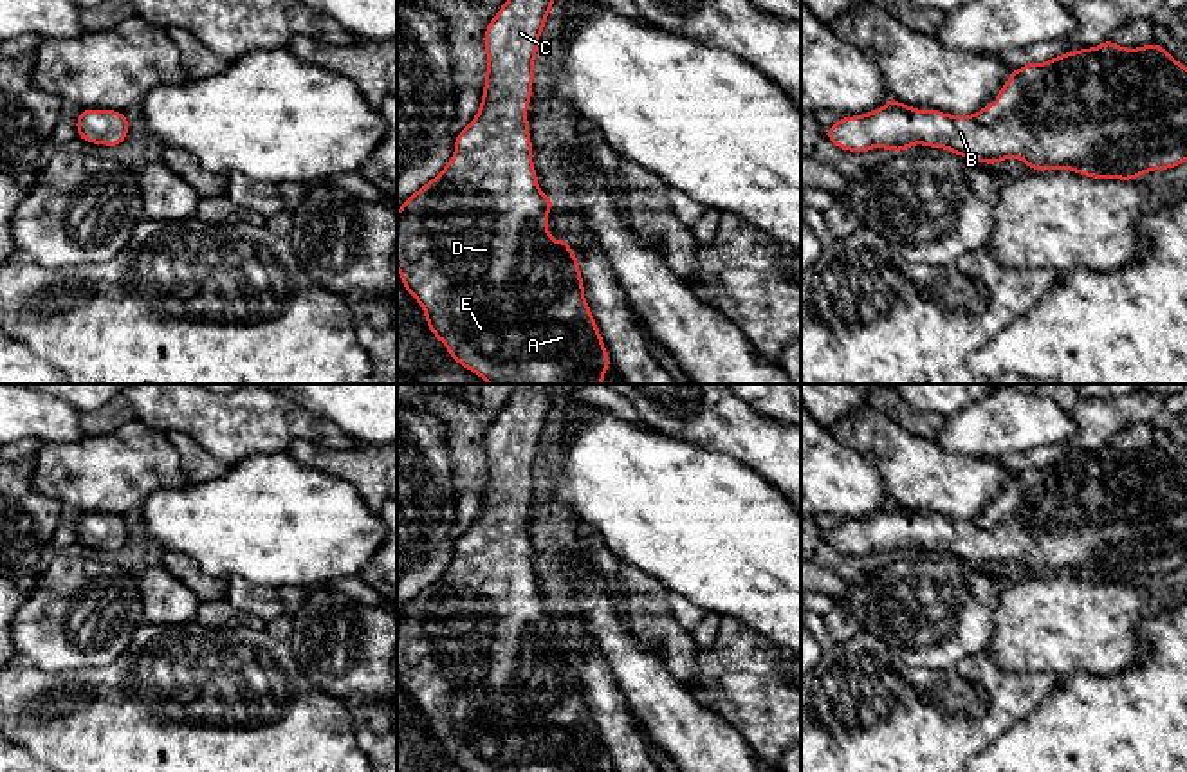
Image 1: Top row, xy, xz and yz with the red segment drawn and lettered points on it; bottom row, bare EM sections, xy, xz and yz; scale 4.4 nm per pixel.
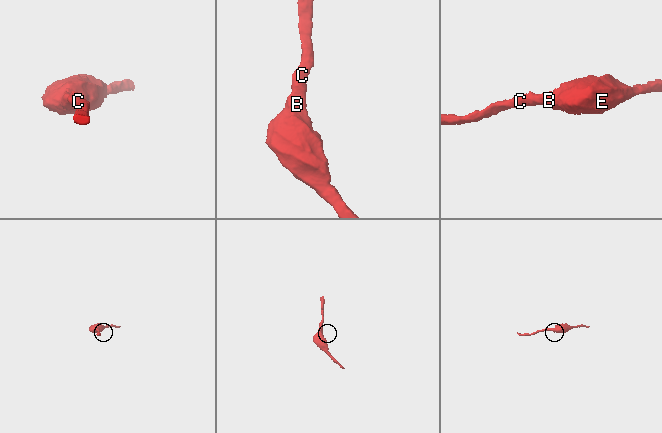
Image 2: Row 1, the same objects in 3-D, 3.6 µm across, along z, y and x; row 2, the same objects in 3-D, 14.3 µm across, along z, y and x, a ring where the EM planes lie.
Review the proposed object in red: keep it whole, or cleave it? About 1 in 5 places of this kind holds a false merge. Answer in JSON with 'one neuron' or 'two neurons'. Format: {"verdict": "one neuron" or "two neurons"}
{"verdict": "one neuron"}

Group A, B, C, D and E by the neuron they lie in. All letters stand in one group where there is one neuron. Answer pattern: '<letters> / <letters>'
A B C D E

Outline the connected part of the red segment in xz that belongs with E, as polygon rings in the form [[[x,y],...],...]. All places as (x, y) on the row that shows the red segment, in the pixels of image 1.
[[[507,0],[494,14],[483,32],[487,74],[483,76],[485,88],[476,117],[456,135],[455,153],[442,171],[417,189],[409,198],[402,200],[397,213],[397,269],[408,294],[419,301],[426,314],[426,325],[431,334],[442,341],[449,355],[476,373],[489,384],[603,384],[604,373],[610,368],[606,346],[584,298],[583,276],[579,260],[574,254],[568,240],[552,240],[548,234],[547,213],[556,206],[538,186],[538,175],[532,162],[532,141],[529,133],[527,106],[532,97],[534,58],[538,41],[545,29],[547,16],[554,7],[554,0]]]

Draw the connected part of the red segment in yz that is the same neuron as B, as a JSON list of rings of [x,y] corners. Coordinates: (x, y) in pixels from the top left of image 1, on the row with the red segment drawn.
[[[1106,40],[1012,70],[998,101],[974,115],[916,110],[889,97],[879,110],[839,119],[826,128],[826,137],[833,146],[859,153],[924,144],[972,162],[998,166],[1016,157],[1035,171],[1066,168],[1091,179],[1135,180],[1187,161],[1187,67],[1155,41],[1126,49]]]

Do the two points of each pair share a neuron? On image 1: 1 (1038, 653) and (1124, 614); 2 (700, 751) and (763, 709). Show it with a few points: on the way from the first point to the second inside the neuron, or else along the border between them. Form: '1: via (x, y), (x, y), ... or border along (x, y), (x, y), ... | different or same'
1: via (1059, 632), (1065, 626), (1094, 626), (1103, 619) | same
2: border along (699, 704), (726, 720), (756, 753) | different

